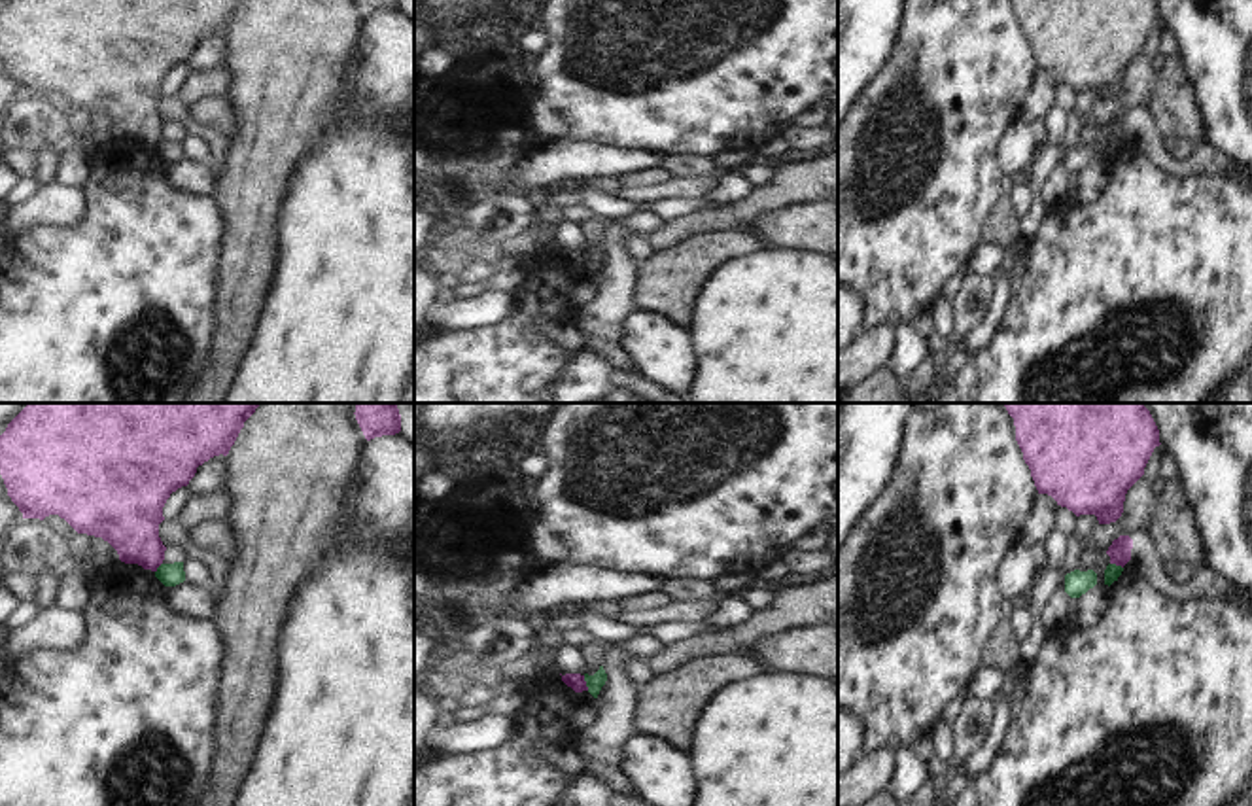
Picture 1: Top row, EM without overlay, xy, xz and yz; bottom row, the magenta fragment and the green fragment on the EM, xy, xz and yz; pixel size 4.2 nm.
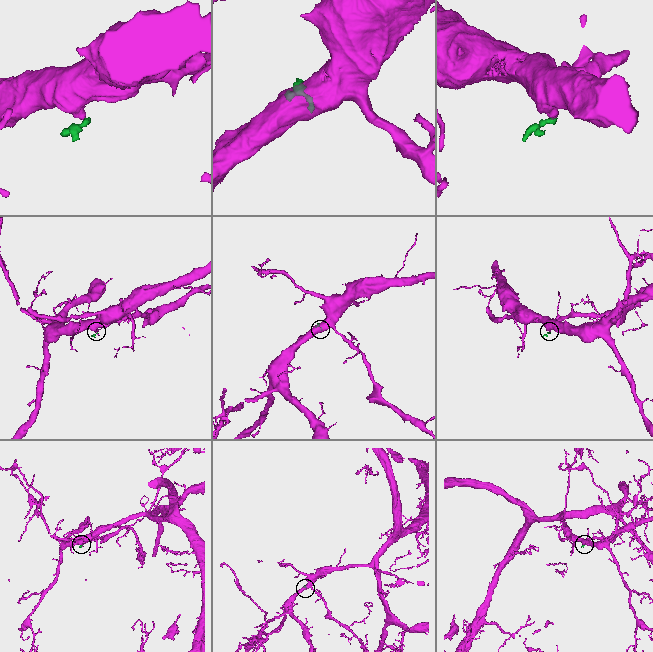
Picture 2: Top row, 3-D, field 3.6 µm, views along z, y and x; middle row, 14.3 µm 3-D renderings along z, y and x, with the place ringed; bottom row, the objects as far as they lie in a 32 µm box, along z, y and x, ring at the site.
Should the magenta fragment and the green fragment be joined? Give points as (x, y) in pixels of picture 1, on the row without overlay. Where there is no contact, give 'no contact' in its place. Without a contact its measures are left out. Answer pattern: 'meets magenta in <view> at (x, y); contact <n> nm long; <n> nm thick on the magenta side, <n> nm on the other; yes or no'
meets magenta in xz at (585, 260); contact 70 nm long; 70 nm thick on the magenta side, 70 nm on the other; no

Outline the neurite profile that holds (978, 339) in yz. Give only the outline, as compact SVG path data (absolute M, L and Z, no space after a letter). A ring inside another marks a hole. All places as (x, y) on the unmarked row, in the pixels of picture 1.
M1006 250L1004 263L995 276L997 289L987 316L966 335L961 348L974 358L983 352L999 331L1012 299L1014 250Z

